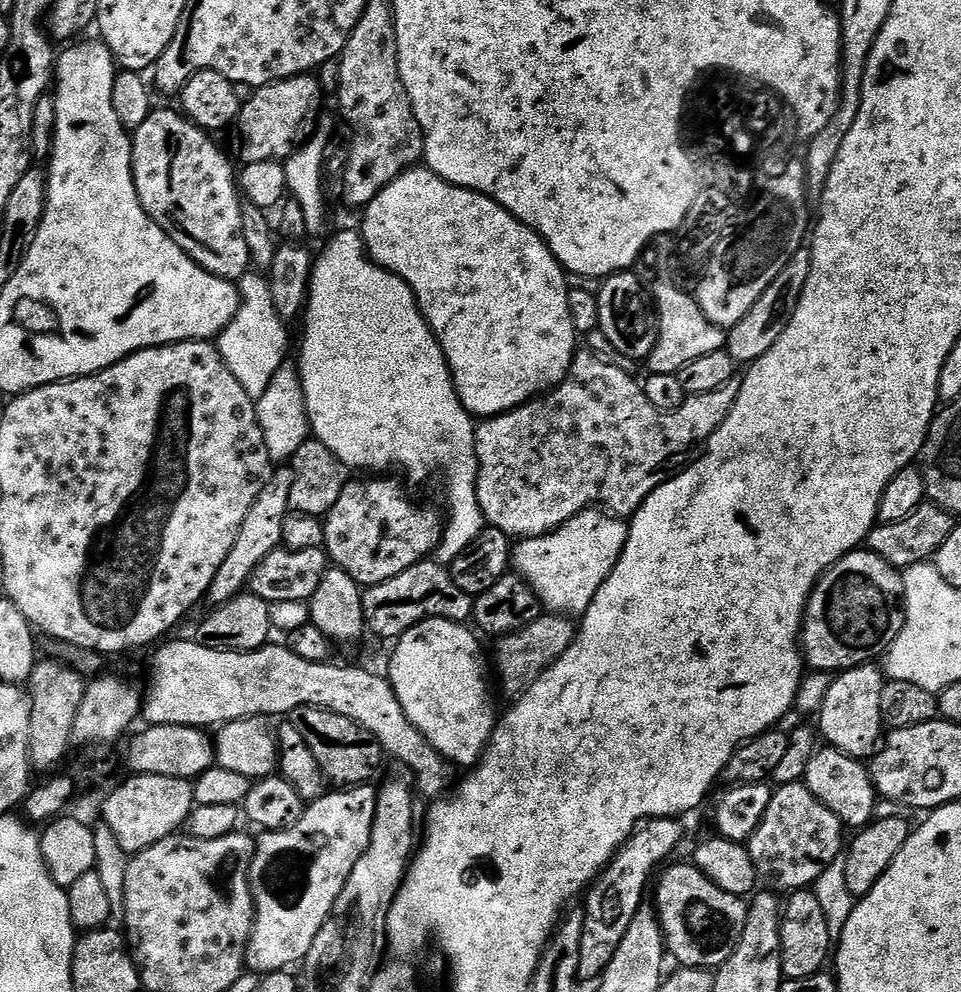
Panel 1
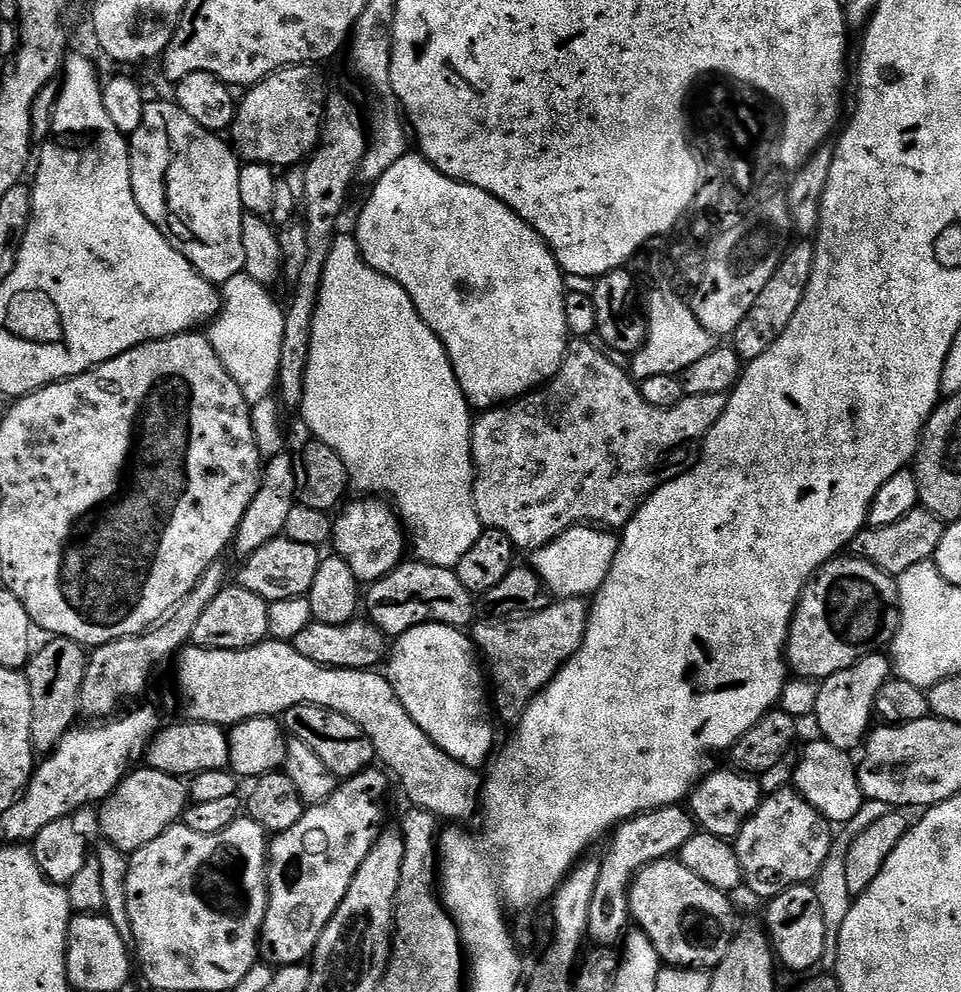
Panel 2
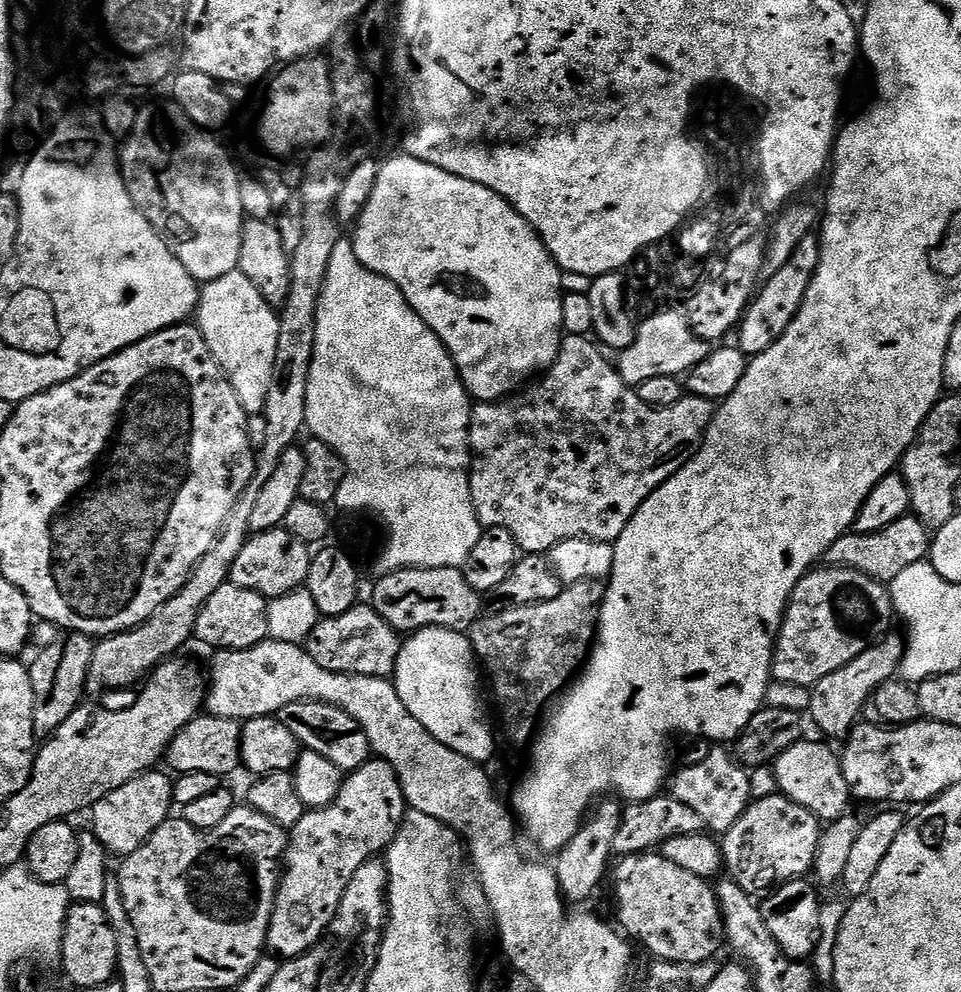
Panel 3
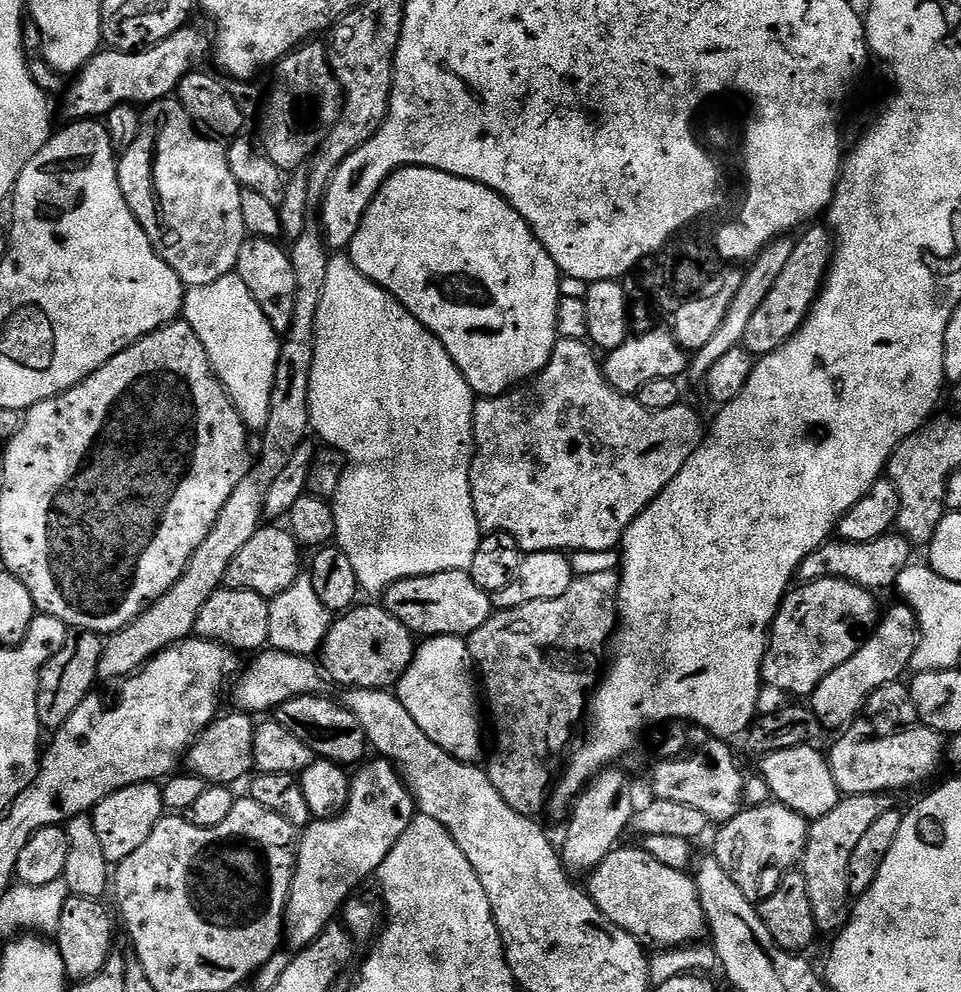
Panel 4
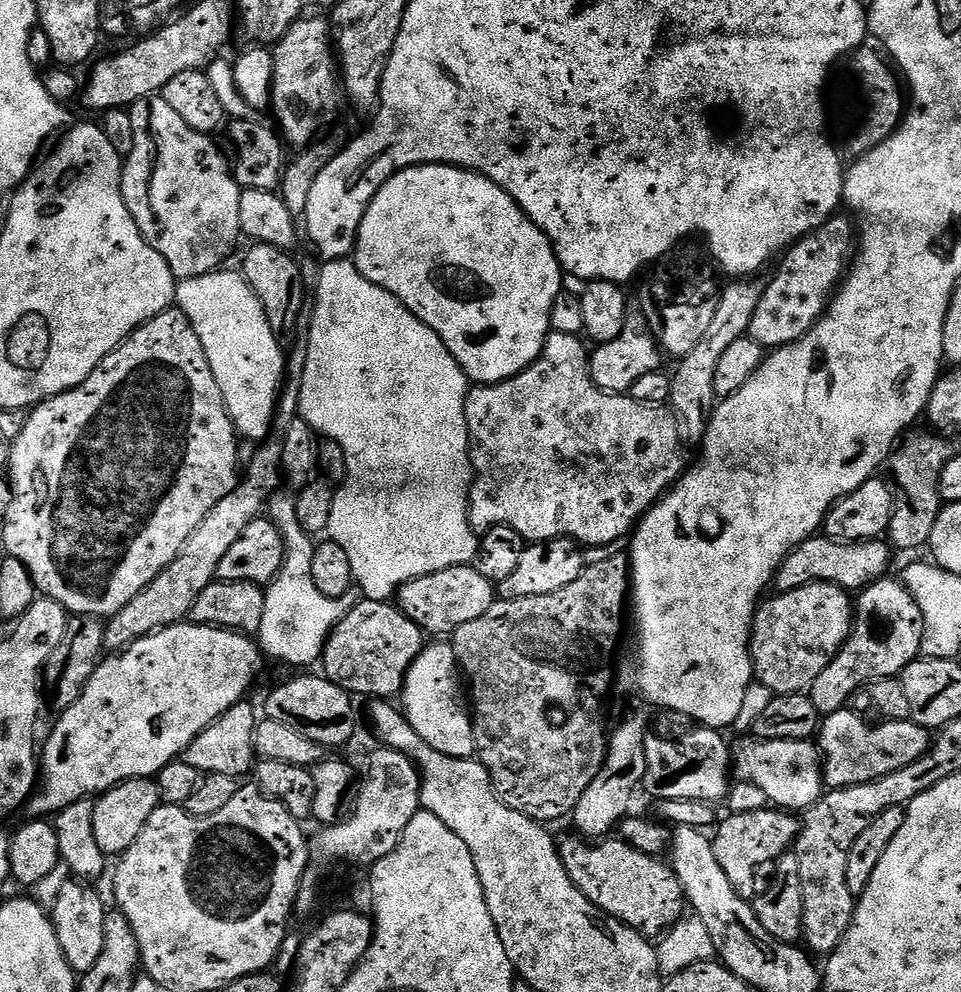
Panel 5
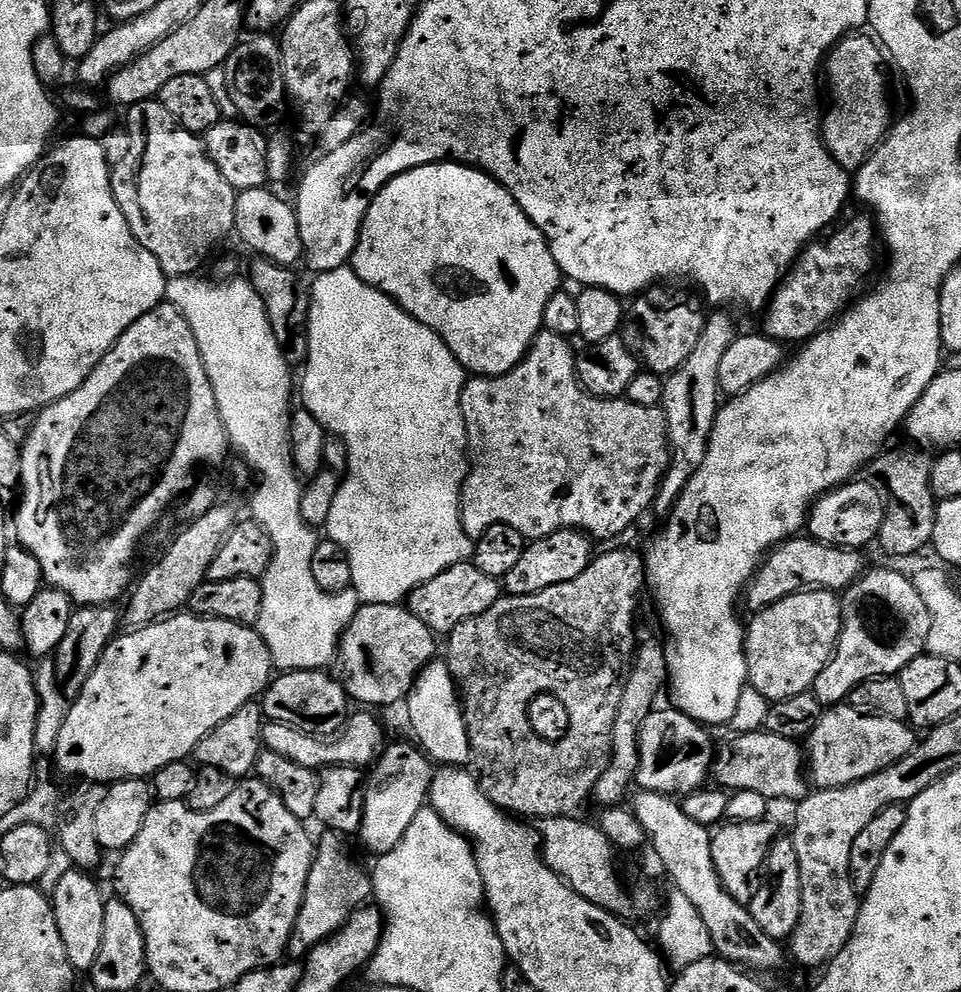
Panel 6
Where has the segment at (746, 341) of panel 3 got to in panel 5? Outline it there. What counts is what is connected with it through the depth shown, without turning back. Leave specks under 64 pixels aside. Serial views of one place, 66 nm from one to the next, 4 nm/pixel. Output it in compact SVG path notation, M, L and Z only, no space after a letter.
M833 215L822 226L818 226L813 232L807 232L801 236L791 248L783 253L784 261L780 264L780 269L769 279L764 286L764 293L758 302L758 310L754 310L754 318L750 318L747 336L754 342L758 342L766 350L784 348L788 344L793 344L795 340L802 339L808 331L820 321L836 291L840 287L854 256L854 241L858 232L853 221L847 215Z

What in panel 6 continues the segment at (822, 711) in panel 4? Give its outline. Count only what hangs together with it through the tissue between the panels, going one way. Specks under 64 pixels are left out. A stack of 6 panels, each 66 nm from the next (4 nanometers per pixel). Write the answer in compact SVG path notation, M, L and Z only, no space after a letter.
M880 568L877 572L865 571L843 593L842 607L844 624L840 628L840 640L836 643L831 662L822 674L818 674L810 689L818 702L825 706L845 703L848 695L862 682L879 676L896 676L907 664L914 662L914 658L925 655L930 638L930 610L926 610L926 602L922 602L922 594L918 594L915 583L900 572L891 572L888 568Z

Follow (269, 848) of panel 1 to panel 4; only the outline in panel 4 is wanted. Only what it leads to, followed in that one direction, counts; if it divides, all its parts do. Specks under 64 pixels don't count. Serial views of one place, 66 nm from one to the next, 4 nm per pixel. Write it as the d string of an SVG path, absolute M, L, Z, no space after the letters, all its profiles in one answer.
M376 758L373 764L367 764L359 769L360 773L355 773L350 798L344 811L338 816L333 816L331 820L313 819L299 837L296 874L292 878L288 906L284 909L284 936L287 943L289 940L293 944L293 949L299 950L308 944L313 944L326 925L337 919L346 901L355 893L352 891L367 876L375 877L379 873L382 862L386 862L386 854L394 850L398 838L406 834L406 826L410 826L413 816L417 815L416 801L412 799L399 768L391 760L383 758Z

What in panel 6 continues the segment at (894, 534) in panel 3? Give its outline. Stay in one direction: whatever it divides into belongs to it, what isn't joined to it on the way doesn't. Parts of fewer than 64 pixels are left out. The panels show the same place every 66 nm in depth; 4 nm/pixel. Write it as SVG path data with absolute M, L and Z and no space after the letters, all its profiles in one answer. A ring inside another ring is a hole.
M793 538L777 544L760 565L746 589L746 604L752 607L753 613L782 602L782 598L792 596L795 592L805 590L823 590L843 593L866 571L863 551L855 548L835 548L821 540L811 538ZM804 539L804 540L800 540Z

